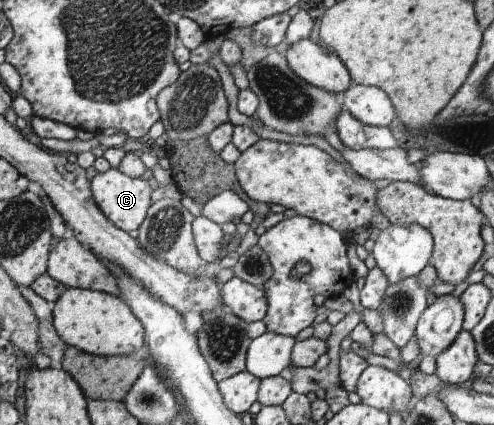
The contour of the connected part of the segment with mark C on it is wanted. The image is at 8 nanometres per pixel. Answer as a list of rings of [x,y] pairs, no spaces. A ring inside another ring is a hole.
[[[110,168],[106,172],[94,176],[91,181],[91,189],[94,191],[95,201],[100,210],[120,229],[135,233],[142,222],[146,220],[152,188],[148,181],[142,180],[142,177],[132,178],[120,169]]]

